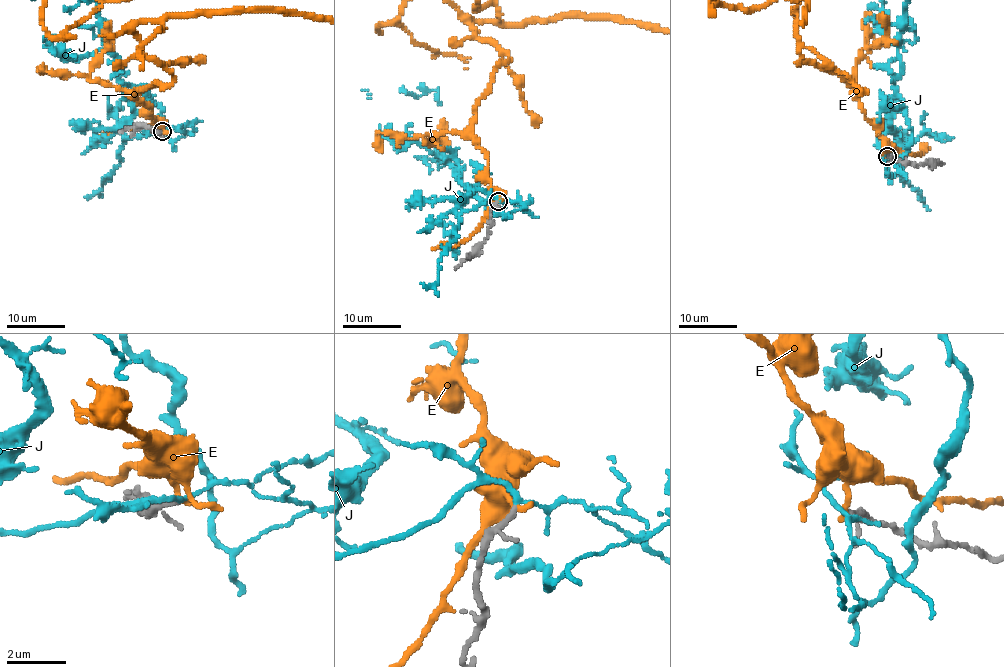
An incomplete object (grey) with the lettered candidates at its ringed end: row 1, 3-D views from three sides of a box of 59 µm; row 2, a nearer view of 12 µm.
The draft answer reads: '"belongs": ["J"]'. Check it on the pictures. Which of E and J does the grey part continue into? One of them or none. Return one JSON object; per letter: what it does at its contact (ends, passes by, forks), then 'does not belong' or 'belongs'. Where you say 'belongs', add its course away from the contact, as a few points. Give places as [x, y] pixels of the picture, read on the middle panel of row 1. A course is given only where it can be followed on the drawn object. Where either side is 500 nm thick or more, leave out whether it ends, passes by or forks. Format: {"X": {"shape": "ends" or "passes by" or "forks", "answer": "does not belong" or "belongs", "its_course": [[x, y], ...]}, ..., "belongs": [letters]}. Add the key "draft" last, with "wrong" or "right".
{"E": {"shape": "ends", "answer": "does not belong"}, "J": {"shape": "passes by", "answer": "belongs"}, "belongs": ["J"], "draft": "right"}

